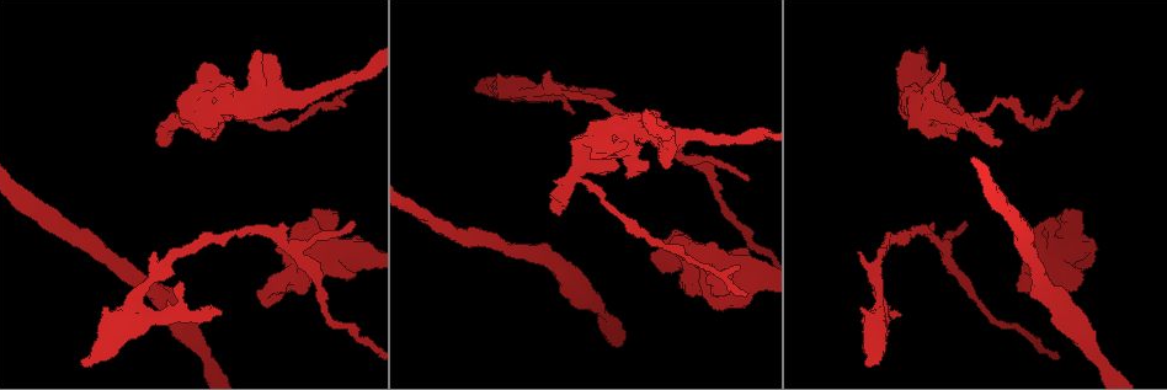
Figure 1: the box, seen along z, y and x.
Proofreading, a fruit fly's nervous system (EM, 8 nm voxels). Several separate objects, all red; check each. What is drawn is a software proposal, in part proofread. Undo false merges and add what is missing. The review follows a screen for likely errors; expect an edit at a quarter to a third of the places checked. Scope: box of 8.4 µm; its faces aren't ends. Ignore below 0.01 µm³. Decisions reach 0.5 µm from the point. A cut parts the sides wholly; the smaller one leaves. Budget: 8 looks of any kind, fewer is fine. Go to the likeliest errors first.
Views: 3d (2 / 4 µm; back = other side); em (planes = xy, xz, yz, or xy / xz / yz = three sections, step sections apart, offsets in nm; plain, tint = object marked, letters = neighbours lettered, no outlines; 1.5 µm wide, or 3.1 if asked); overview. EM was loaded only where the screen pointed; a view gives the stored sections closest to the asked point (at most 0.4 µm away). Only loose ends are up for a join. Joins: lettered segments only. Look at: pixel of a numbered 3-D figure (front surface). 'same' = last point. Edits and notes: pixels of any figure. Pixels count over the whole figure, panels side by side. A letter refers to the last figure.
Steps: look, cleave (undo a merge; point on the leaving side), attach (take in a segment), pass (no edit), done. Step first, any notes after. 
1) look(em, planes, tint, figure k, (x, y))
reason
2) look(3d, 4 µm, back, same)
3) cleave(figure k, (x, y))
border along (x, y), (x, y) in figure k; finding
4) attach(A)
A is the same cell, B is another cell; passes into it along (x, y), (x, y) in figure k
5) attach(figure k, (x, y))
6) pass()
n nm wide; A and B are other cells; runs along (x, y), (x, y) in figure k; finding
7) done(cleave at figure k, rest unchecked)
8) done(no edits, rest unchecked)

look(em, planes, letters, figure 1, (578, 88))
an open end

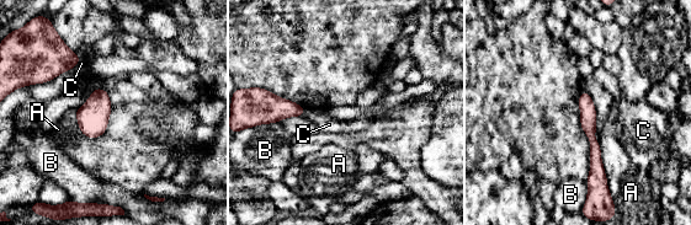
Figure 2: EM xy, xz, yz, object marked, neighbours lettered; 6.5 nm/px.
pass()
110 nm wide; A, B and C are other cells; no lettered segment goes on from it

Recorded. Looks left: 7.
look(3d, 4 µm, figure 1, (675, 233))
stops while still wide

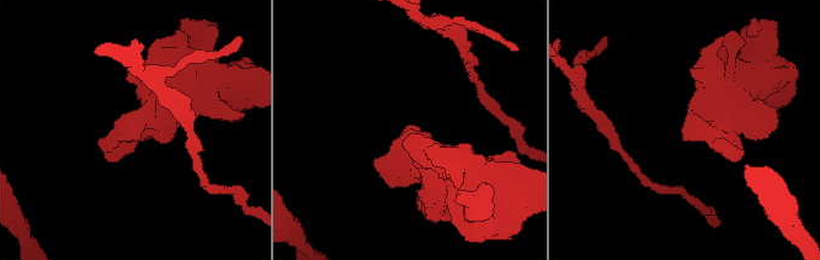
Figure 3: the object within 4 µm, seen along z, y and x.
look(em, planes, plain, figure 3, (687, 141))

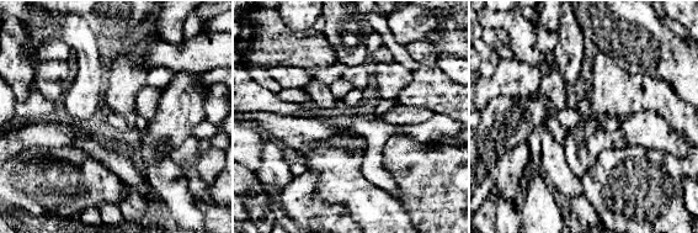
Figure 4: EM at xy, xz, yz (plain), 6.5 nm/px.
look(em, planes, letters, same)

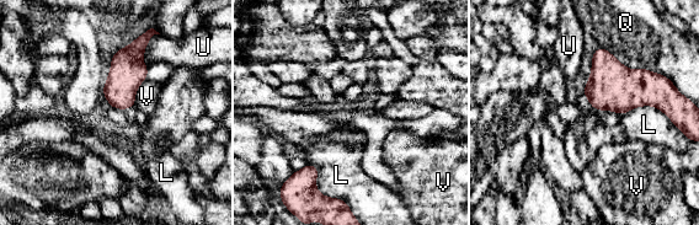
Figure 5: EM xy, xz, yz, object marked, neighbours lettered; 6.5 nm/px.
pass()
L, Q, U and V are other cells; border along (147, 78), (135, 92), (134, 105) in figure 5; none of them fits

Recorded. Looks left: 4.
look(em, planes, plain, figure 1, (907, 231))
thin neck

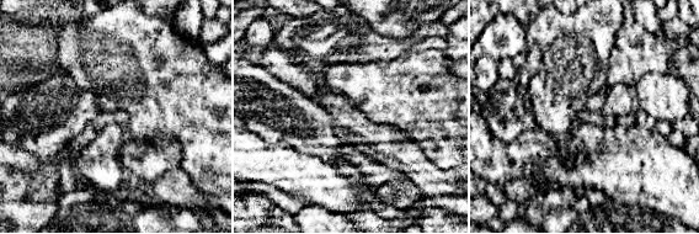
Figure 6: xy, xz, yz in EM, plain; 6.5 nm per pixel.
look(em, planes, letters, same)

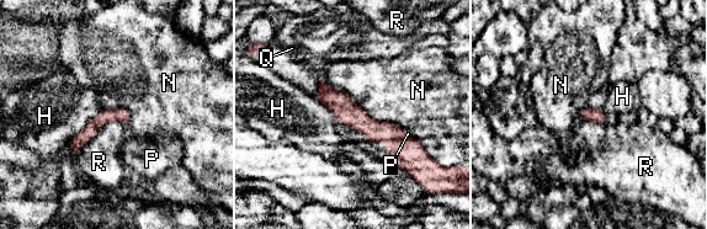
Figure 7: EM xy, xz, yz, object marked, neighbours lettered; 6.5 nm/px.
pass()
100 nm wide; H, N, P, Q and R are other cells; runs along (322, 86), (371, 129), (415, 152) in figure 7; continuous, no second neuron

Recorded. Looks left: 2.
done(no edits, rest unchecked)

